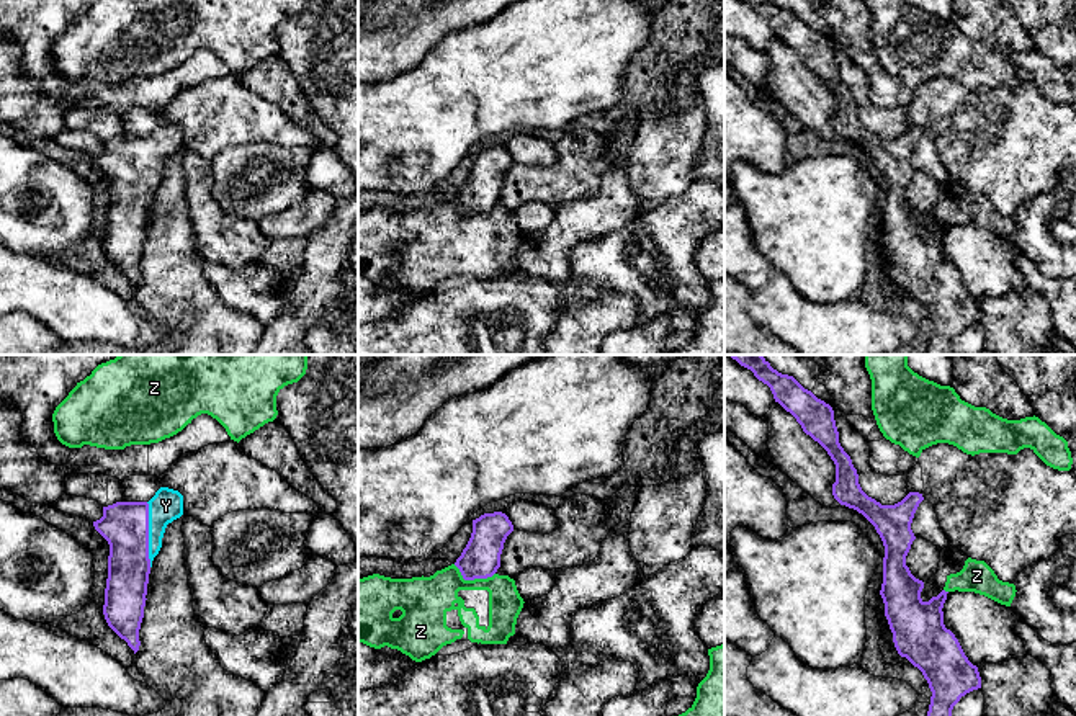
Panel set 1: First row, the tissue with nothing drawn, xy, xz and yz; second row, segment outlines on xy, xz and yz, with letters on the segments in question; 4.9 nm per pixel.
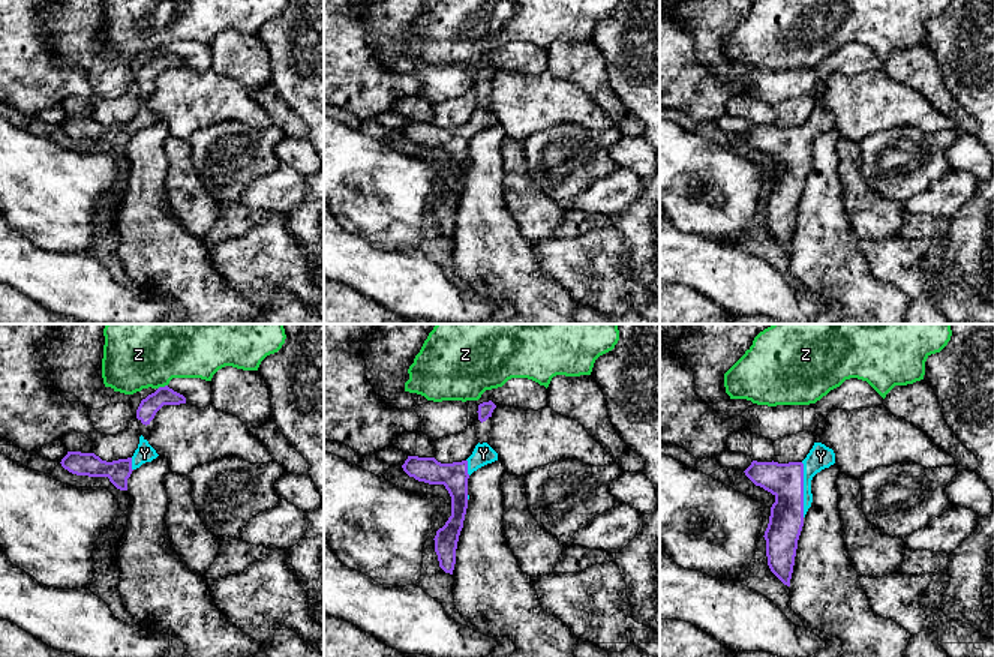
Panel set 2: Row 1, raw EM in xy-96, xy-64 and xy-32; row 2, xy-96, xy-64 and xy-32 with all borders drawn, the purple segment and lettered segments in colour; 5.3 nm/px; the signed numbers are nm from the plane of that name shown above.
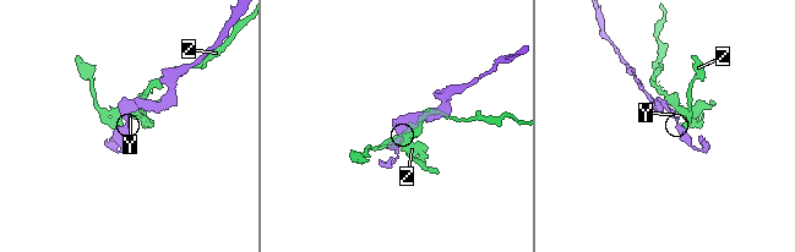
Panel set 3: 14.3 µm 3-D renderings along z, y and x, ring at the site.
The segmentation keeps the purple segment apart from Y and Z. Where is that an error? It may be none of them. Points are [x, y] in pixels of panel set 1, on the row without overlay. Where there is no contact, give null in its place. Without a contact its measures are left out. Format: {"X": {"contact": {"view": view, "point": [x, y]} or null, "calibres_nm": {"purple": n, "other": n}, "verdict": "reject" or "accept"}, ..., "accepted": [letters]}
{"Y": {"contact": {"view": "xy", "point": [147, 169]}, "calibres_nm": {"purple": 240, "other": 160}, "verdict": "accept"}, "Z": {"contact": {"view": "xz", "point": [473, 213]}, "calibres_nm": {"purple": 190, "other": 220}, "verdict": "reject"}, "accepted": ["Y"]}

